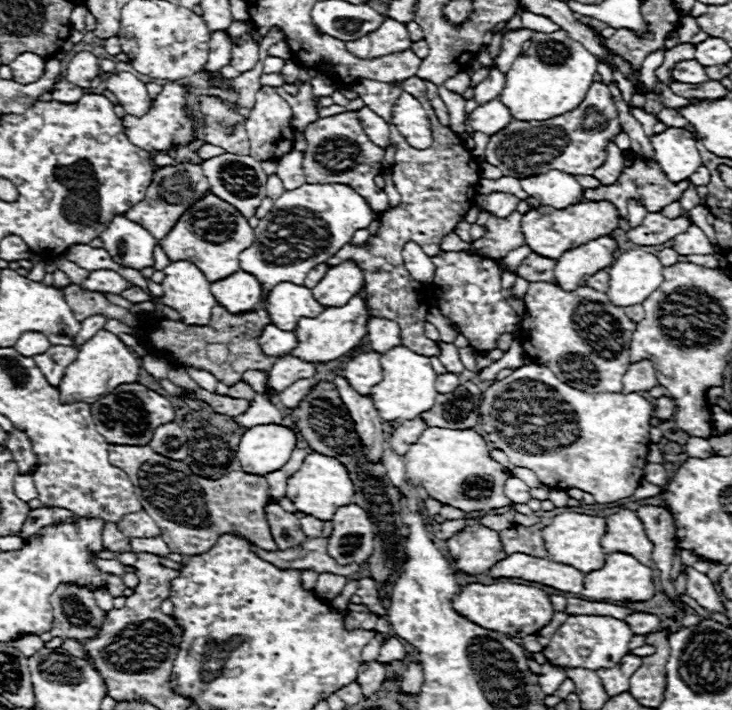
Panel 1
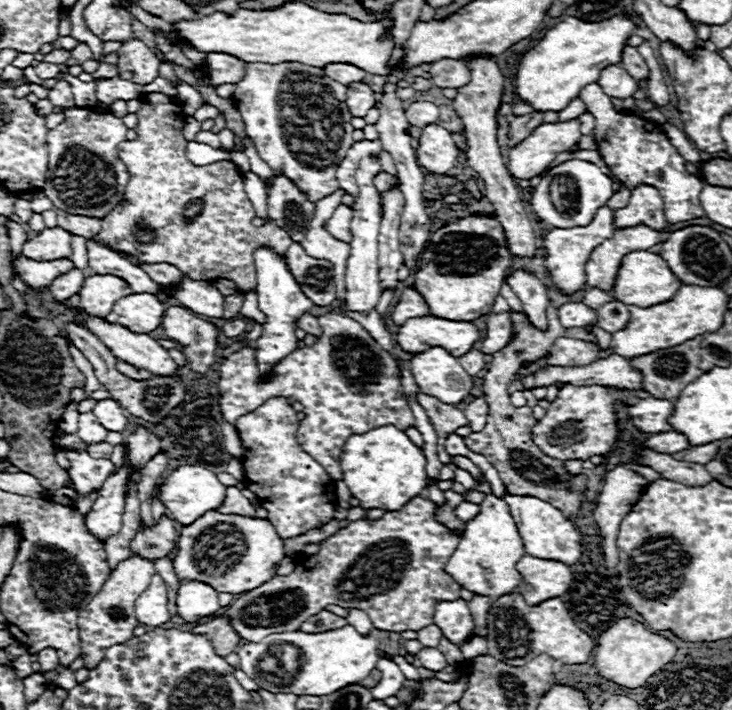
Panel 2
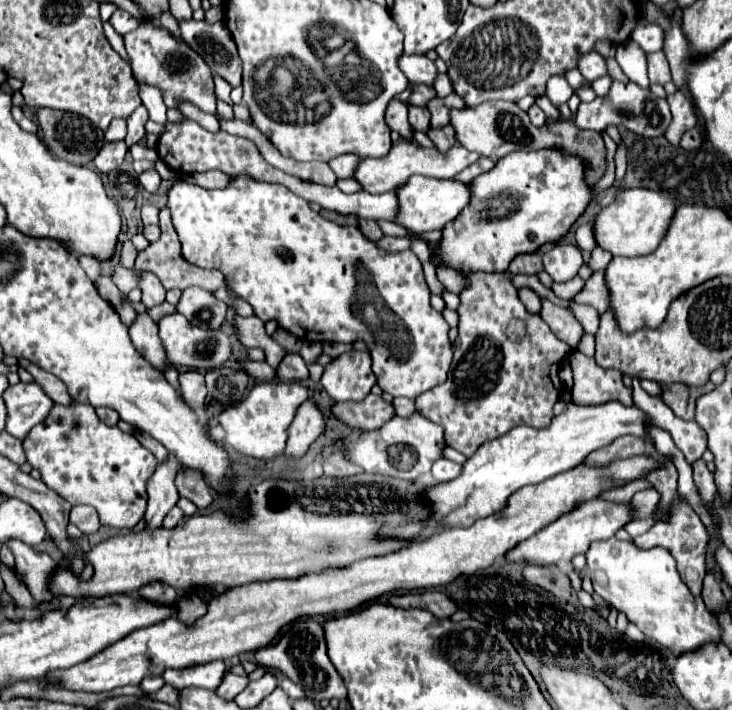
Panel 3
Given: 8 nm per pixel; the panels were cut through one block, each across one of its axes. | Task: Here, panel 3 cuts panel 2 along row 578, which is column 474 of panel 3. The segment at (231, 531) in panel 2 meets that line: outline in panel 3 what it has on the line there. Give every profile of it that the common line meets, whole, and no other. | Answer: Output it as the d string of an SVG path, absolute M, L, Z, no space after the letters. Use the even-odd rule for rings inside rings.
M558 148L534 150L534 152L510 152L496 162L496 166L478 176L472 182L474 200L462 210L462 214L444 226L438 256L434 262L446 262L456 270L482 270L482 272L504 272L516 254L536 252L546 242L558 242L570 226L584 214L586 206L594 200L594 186L586 182L586 166L582 158L564 154Z

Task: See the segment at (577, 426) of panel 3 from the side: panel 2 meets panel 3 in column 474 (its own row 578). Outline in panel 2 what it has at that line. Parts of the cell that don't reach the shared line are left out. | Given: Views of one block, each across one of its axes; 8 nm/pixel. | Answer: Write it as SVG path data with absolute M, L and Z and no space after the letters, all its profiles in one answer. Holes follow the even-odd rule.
M484 478L482 484L476 486L476 490L486 492L486 500L480 504L480 514L466 522L464 538L458 542L458 548L452 554L450 562L444 566L444 572L450 574L462 588L474 594L500 598L504 594L510 594L522 580L516 570L516 562L518 558L522 558L524 546L508 504L492 494L490 484Z

